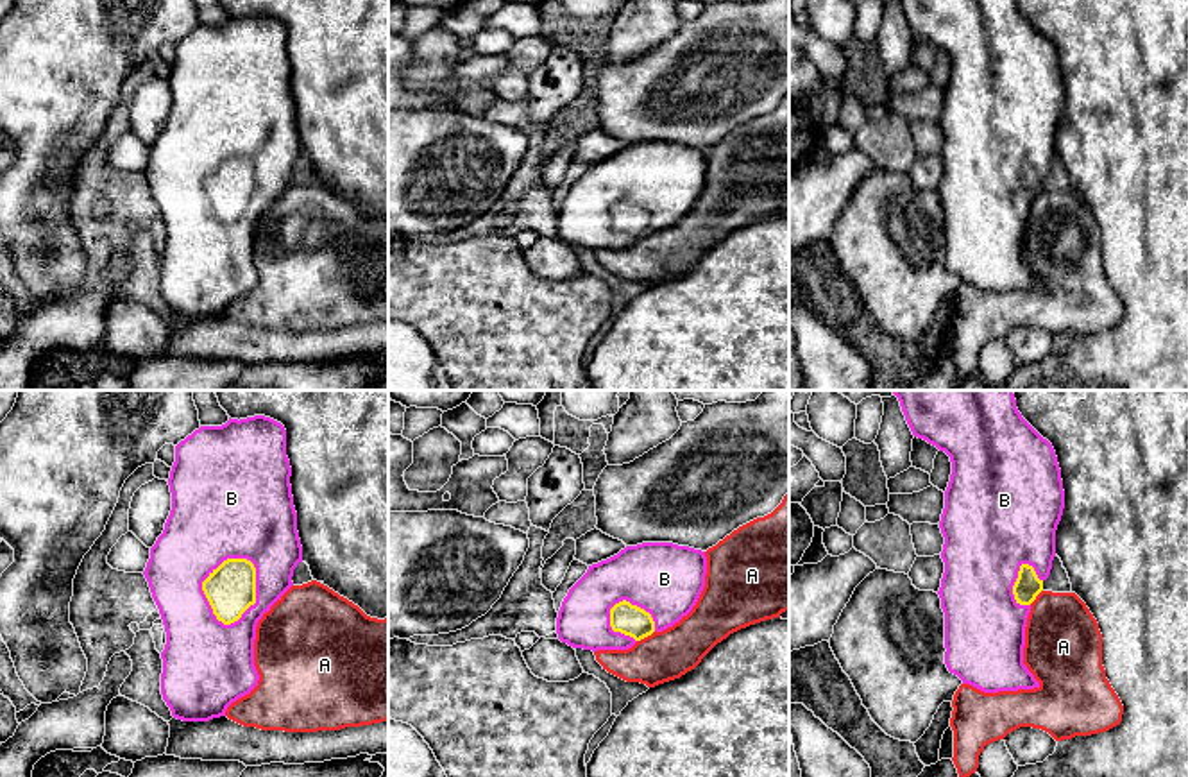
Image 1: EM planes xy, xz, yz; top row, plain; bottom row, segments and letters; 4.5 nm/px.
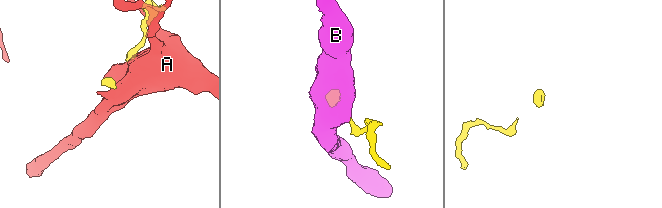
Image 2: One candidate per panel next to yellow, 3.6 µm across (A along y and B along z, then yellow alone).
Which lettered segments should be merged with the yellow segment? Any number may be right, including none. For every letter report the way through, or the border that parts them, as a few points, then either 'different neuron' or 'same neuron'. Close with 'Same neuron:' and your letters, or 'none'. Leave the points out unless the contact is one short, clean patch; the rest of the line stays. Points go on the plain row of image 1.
A: different neuron
B: same neuron
Same neuron: B

